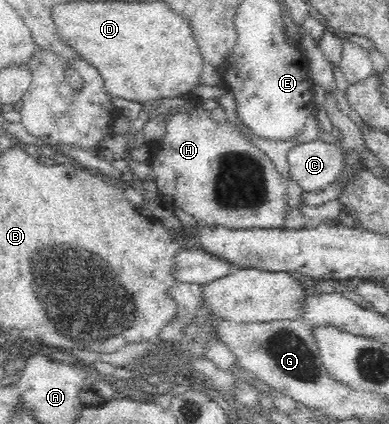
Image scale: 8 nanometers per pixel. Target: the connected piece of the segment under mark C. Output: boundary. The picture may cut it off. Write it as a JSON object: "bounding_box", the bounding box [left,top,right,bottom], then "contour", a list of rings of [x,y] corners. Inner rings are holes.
{"bounding_box":[288,137,346,191],"contour":[[[319,137],[293,146],[288,162],[292,179],[304,191],[319,191],[336,182],[346,165],[343,150]]]}

